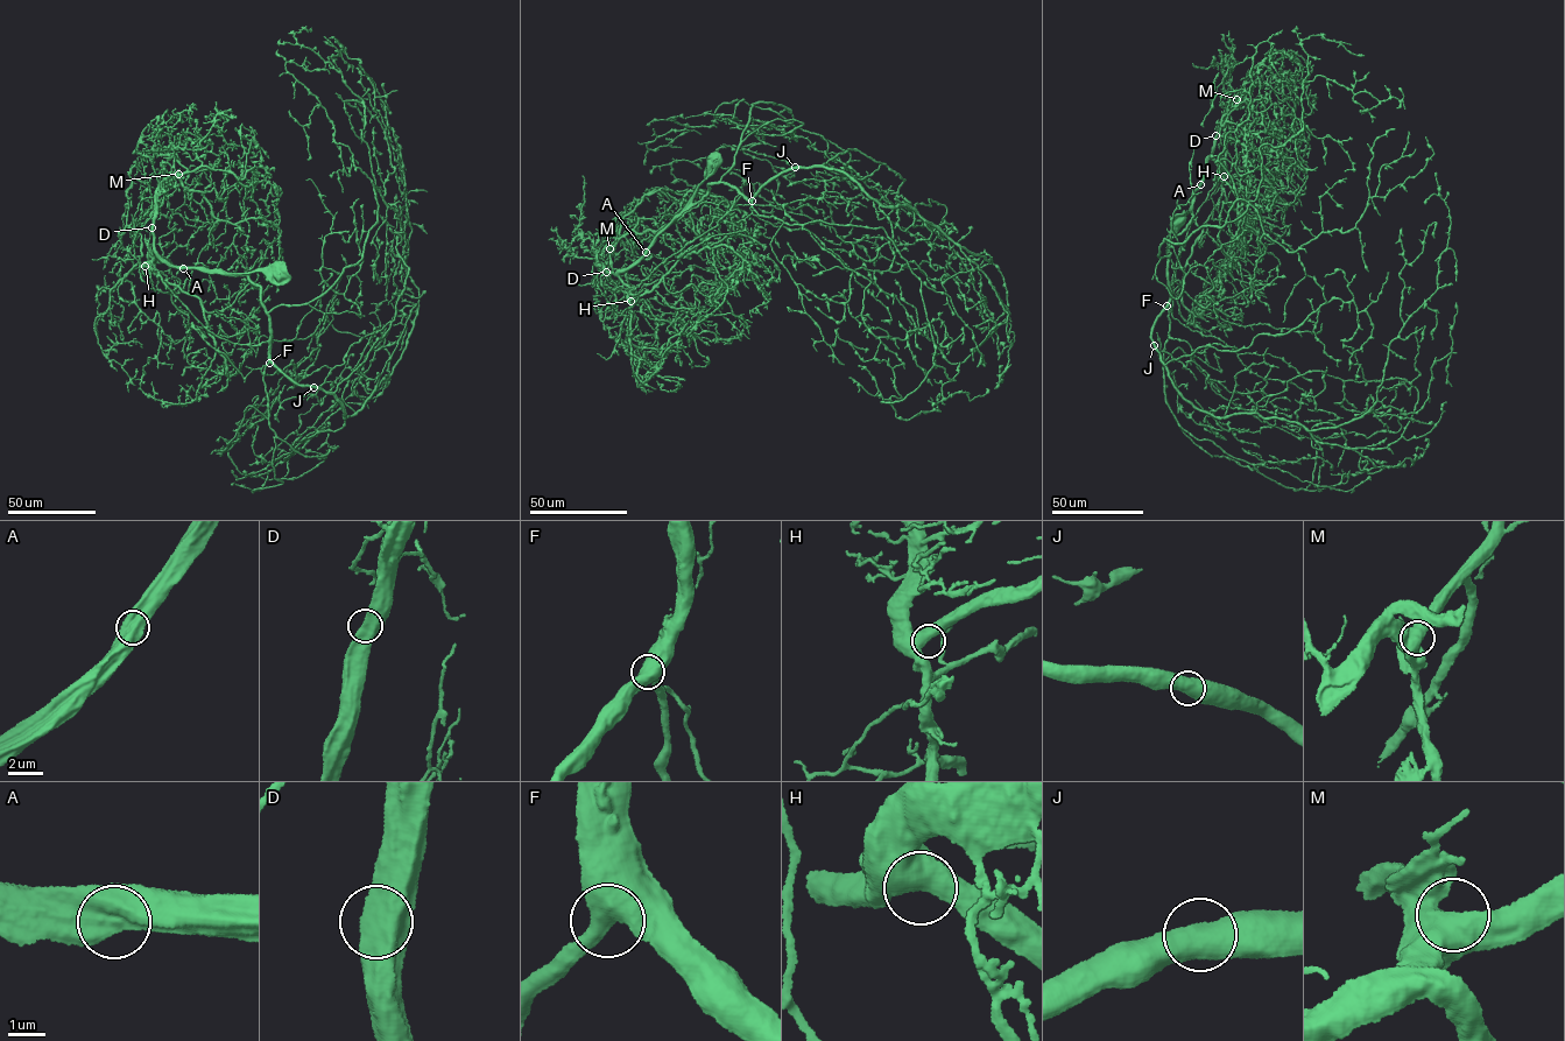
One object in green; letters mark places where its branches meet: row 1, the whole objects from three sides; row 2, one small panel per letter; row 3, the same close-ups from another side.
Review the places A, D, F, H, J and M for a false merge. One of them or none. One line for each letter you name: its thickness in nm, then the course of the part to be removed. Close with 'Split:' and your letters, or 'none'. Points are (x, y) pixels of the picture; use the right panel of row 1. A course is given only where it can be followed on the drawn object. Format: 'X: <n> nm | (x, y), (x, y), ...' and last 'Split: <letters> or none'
Split: none

